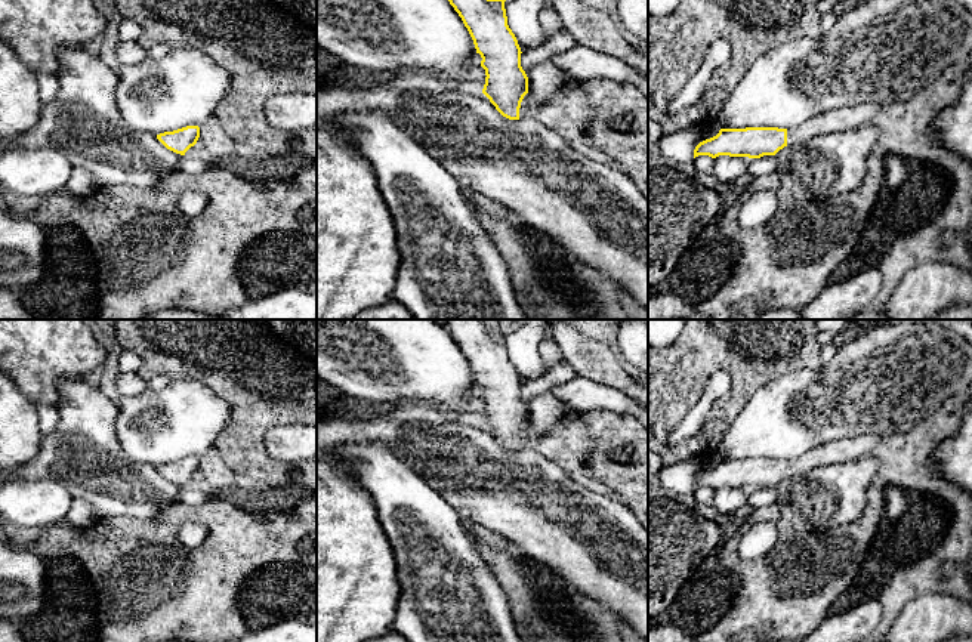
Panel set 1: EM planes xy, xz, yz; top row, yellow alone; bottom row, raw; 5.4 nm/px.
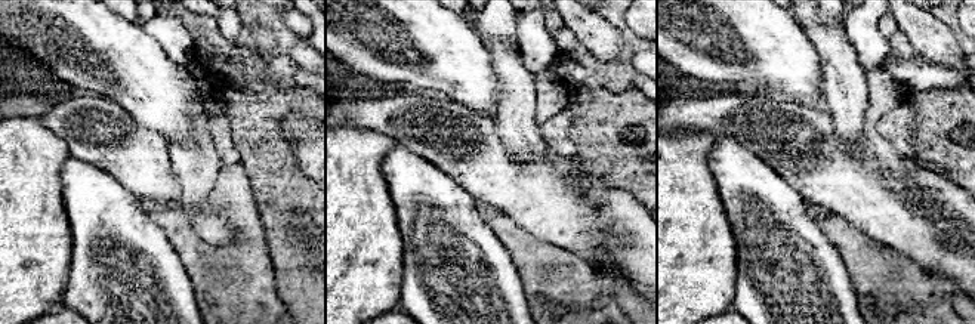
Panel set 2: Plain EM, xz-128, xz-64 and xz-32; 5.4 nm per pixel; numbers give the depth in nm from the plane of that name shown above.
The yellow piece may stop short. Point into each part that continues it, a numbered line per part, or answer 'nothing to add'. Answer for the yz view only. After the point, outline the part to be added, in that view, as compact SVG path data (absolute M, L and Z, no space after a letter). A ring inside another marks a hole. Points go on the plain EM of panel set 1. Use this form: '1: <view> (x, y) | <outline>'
1: yz (844, 450) | M860 435L855 438L830 441L809 450L796 460L787 460L787 478L806 475L818 466L860 460L871 454L873 448L883 439L885 438L877 435Z

